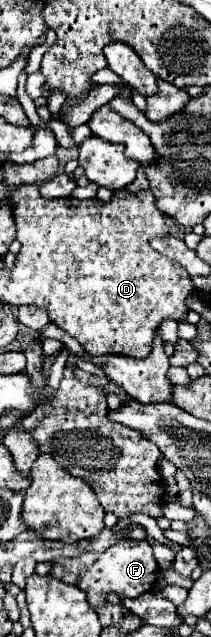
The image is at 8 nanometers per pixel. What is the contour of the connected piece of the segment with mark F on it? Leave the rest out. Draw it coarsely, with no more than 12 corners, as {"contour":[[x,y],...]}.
{"contour":[[123,540],[53,562],[49,576],[81,588],[99,610],[111,592],[157,584],[147,540]]}

